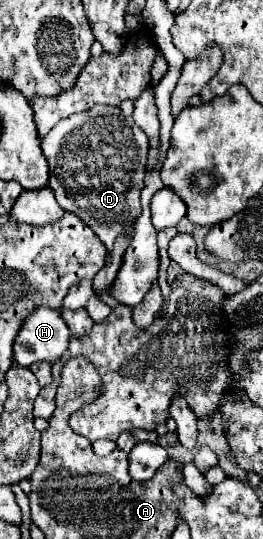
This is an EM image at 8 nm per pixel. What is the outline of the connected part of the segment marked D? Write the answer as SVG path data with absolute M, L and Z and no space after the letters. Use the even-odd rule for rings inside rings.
M95 105L91 111L71 115L41 139L41 149L49 161L49 187L65 211L75 213L89 225L107 251L127 227L133 227L141 215L139 193L143 189L145 159L149 139L135 123L121 115L119 107Z

